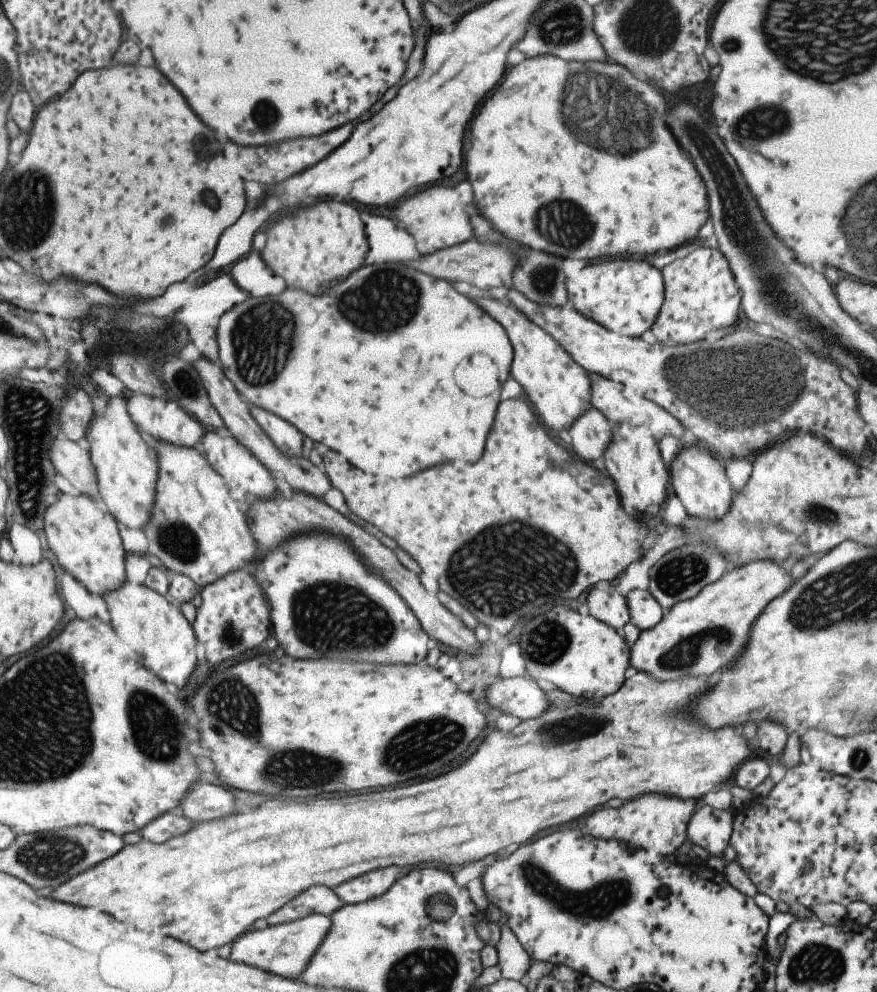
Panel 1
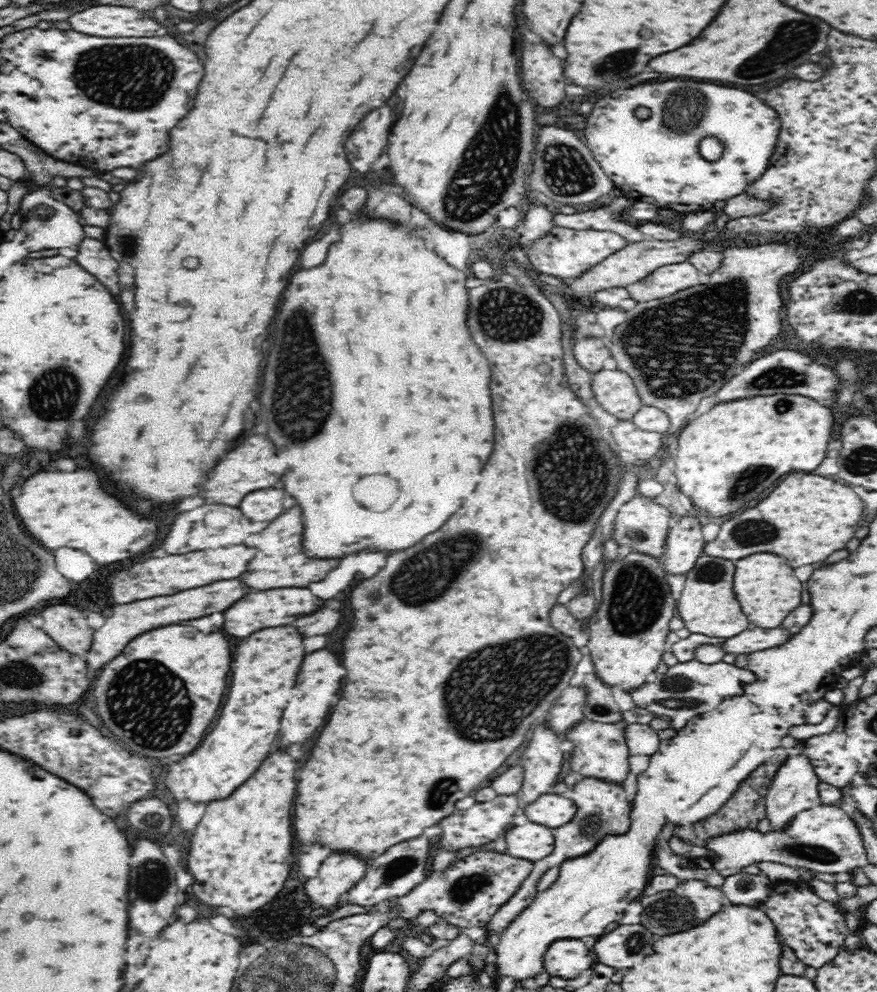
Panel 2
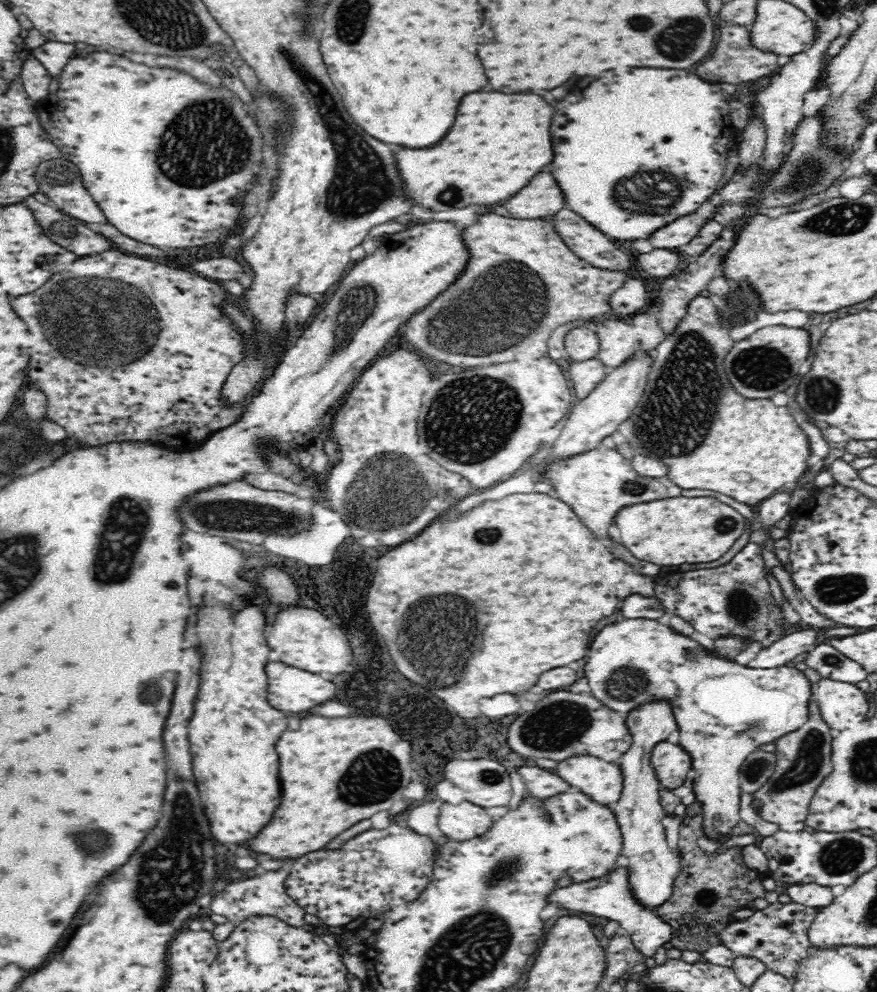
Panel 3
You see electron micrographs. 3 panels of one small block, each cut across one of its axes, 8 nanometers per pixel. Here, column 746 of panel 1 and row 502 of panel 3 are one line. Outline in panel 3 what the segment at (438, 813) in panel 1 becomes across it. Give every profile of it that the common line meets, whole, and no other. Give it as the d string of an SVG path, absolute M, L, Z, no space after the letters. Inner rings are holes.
M696 296L688 302L686 306L686 314L684 318L674 326L675 330L666 335L664 340L656 346L654 350L654 358L652 366L650 367L647 383L644 389L644 396L638 400L638 406L636 410L632 412L631 417L627 421L619 424L617 430L625 436L625 440L631 444L636 454L654 459L660 459L670 470L668 472L668 478L674 482L674 484L680 486L683 490L688 492L692 488L698 488L698 490L714 490L714 492L720 492L720 494L726 494L742 504L748 504L754 506L758 502L766 500L768 496L774 494L776 490L785 487L794 487L796 480L807 472L806 470L806 458L811 453L810 446L808 445L808 438L806 434L800 430L798 422L788 412L786 406L774 406L772 400L750 400L750 398L744 398L742 394L738 394L728 378L726 378L726 372L724 372L724 359L728 354L728 351L734 346L735 341L731 338L732 327L730 327L719 315L714 302L710 301L709 297Z

